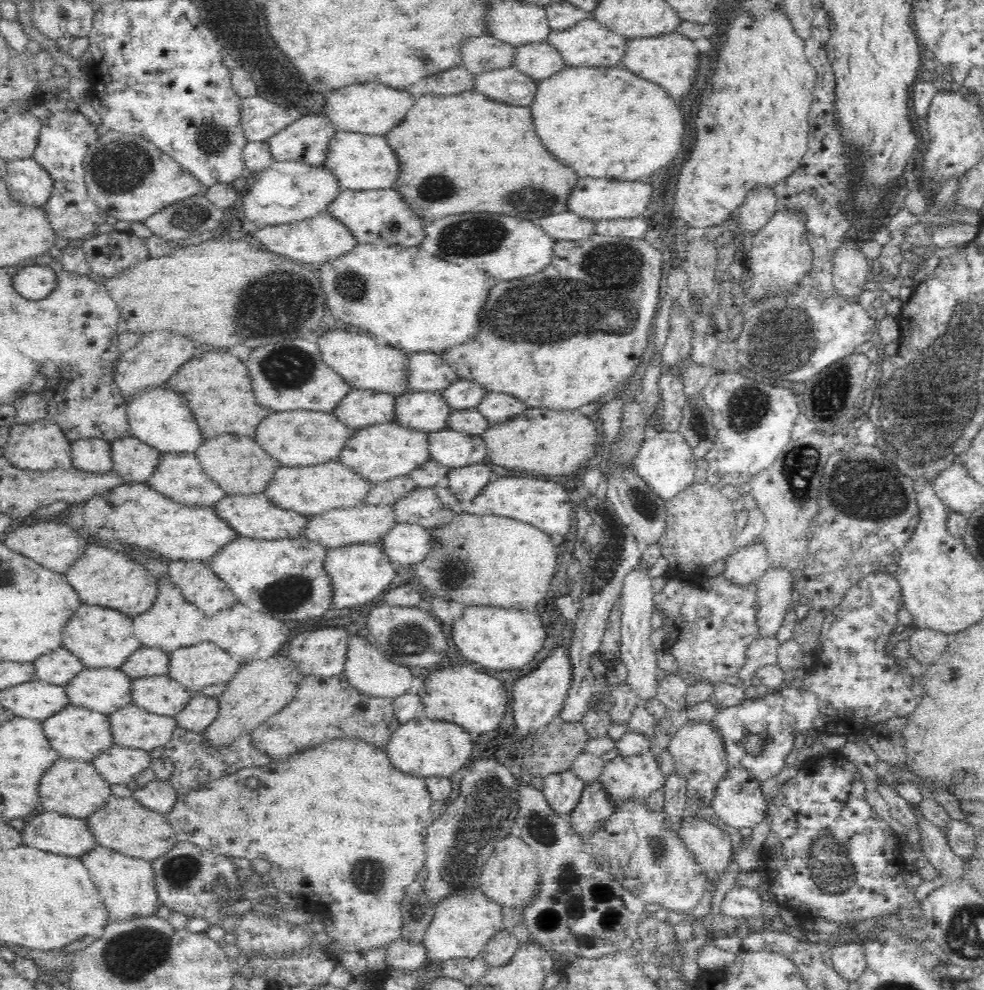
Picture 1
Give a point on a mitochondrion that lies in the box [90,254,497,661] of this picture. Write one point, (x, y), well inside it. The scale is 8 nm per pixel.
(287, 299)

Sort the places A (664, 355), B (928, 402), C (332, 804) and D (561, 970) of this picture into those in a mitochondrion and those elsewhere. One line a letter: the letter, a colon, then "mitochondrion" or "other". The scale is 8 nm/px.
A: other
B: mitochondrion
C: other
D: other

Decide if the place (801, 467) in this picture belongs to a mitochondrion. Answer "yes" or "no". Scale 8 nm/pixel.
yes

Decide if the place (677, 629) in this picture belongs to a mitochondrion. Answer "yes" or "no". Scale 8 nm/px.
no

